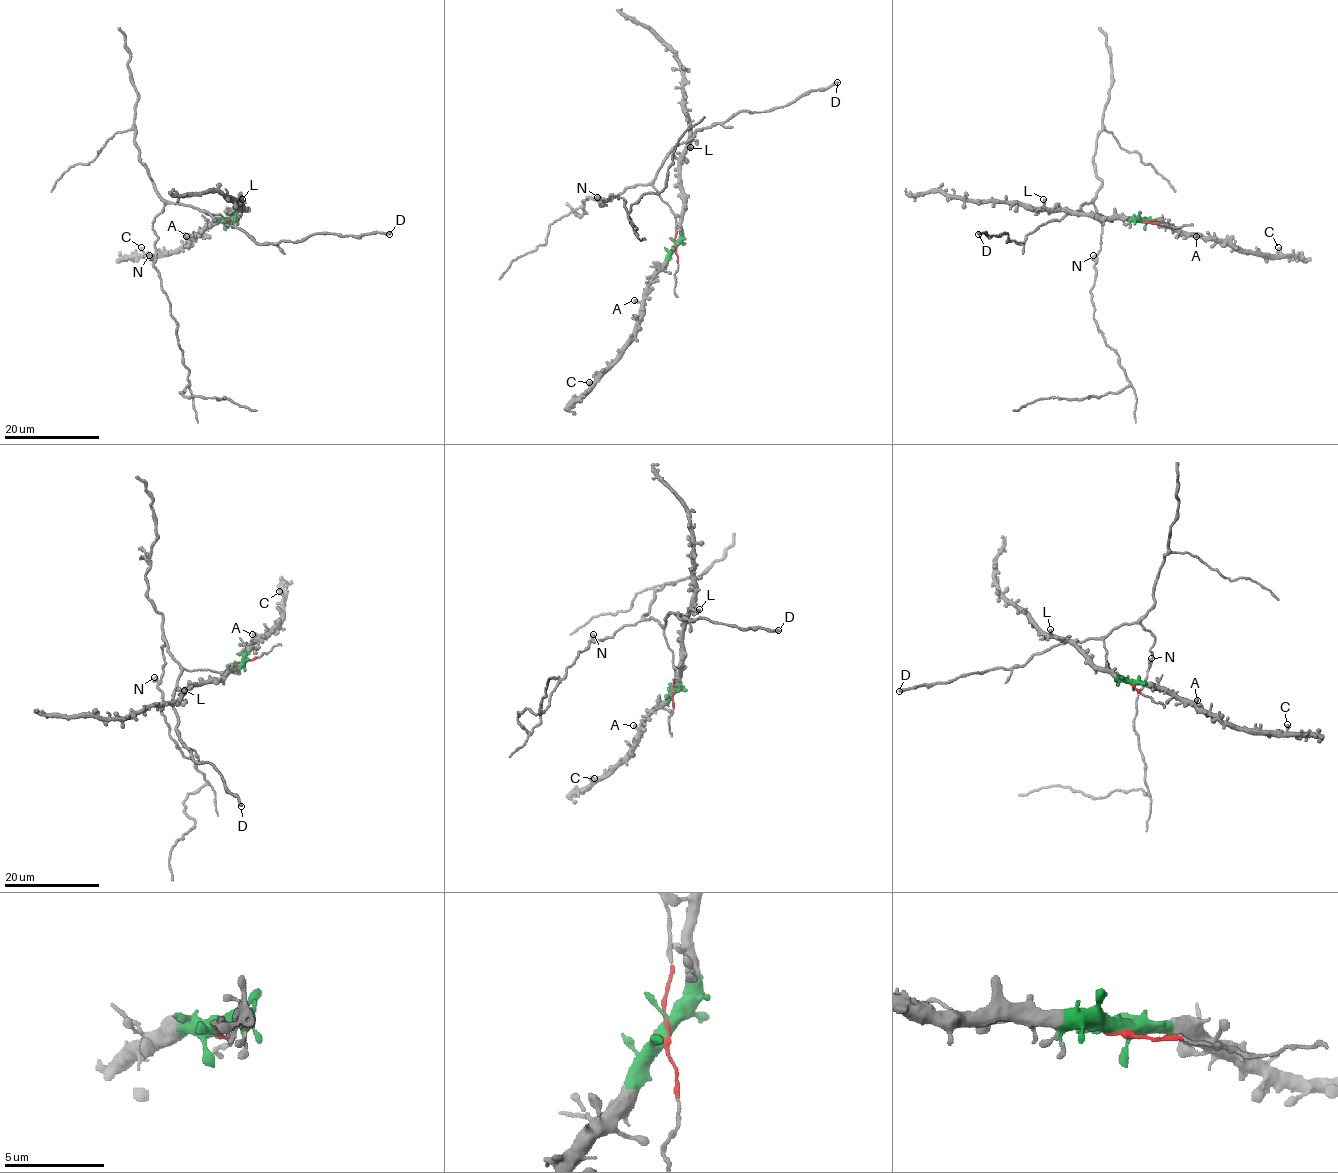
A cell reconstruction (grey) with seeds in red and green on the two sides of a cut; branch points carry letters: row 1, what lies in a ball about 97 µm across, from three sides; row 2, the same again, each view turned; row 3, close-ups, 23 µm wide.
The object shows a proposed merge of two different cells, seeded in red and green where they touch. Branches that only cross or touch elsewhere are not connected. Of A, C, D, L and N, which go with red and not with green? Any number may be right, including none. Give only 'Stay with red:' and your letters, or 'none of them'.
Stay with red: D, N

